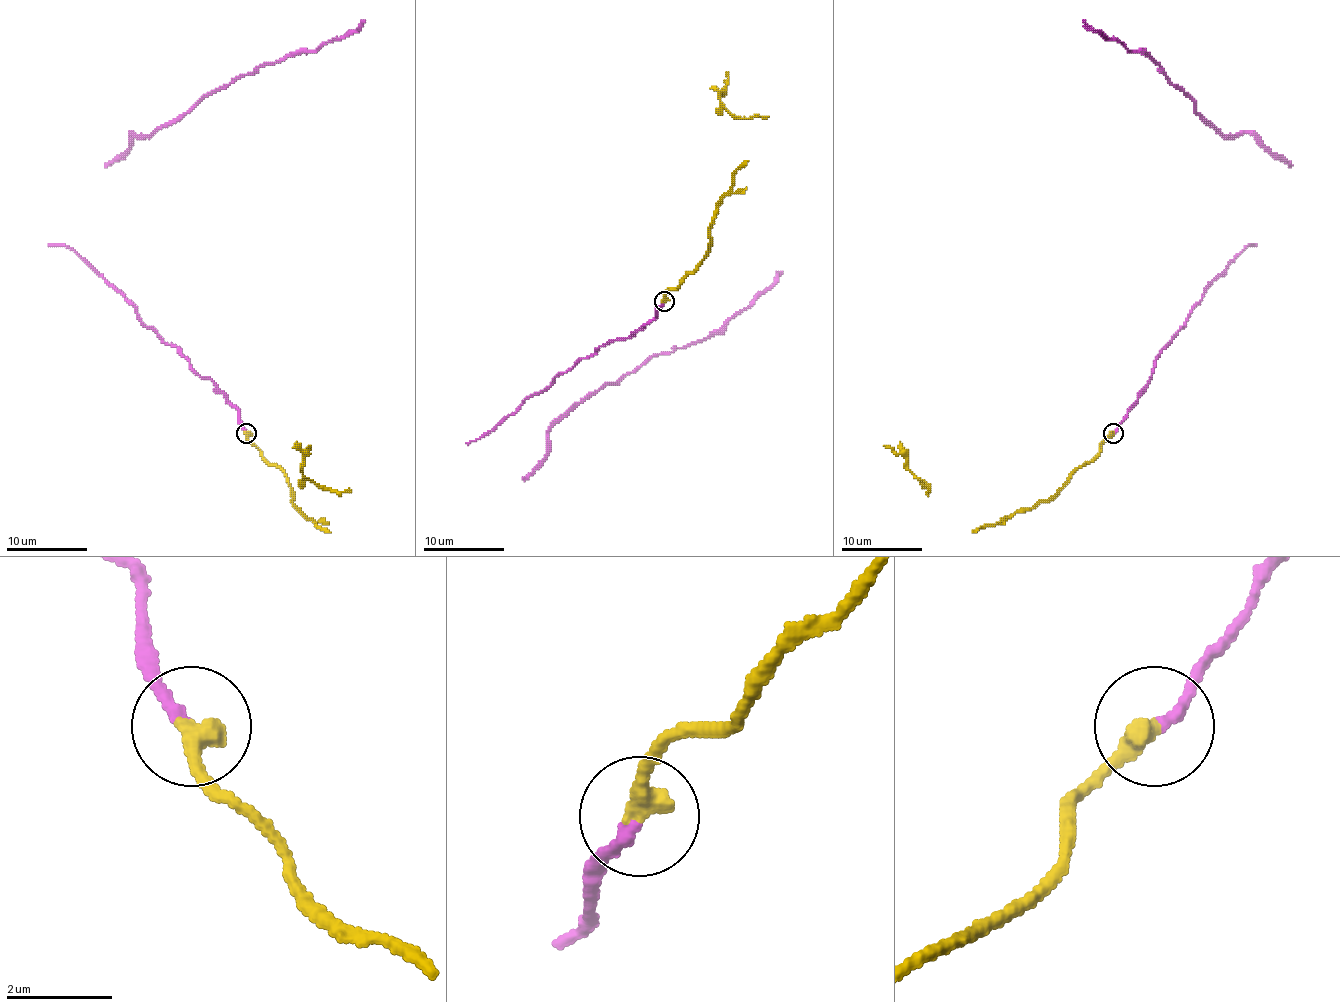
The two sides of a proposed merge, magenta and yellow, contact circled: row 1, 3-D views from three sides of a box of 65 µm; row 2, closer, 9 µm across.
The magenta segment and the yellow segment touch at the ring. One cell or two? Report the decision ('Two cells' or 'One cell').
One cell

